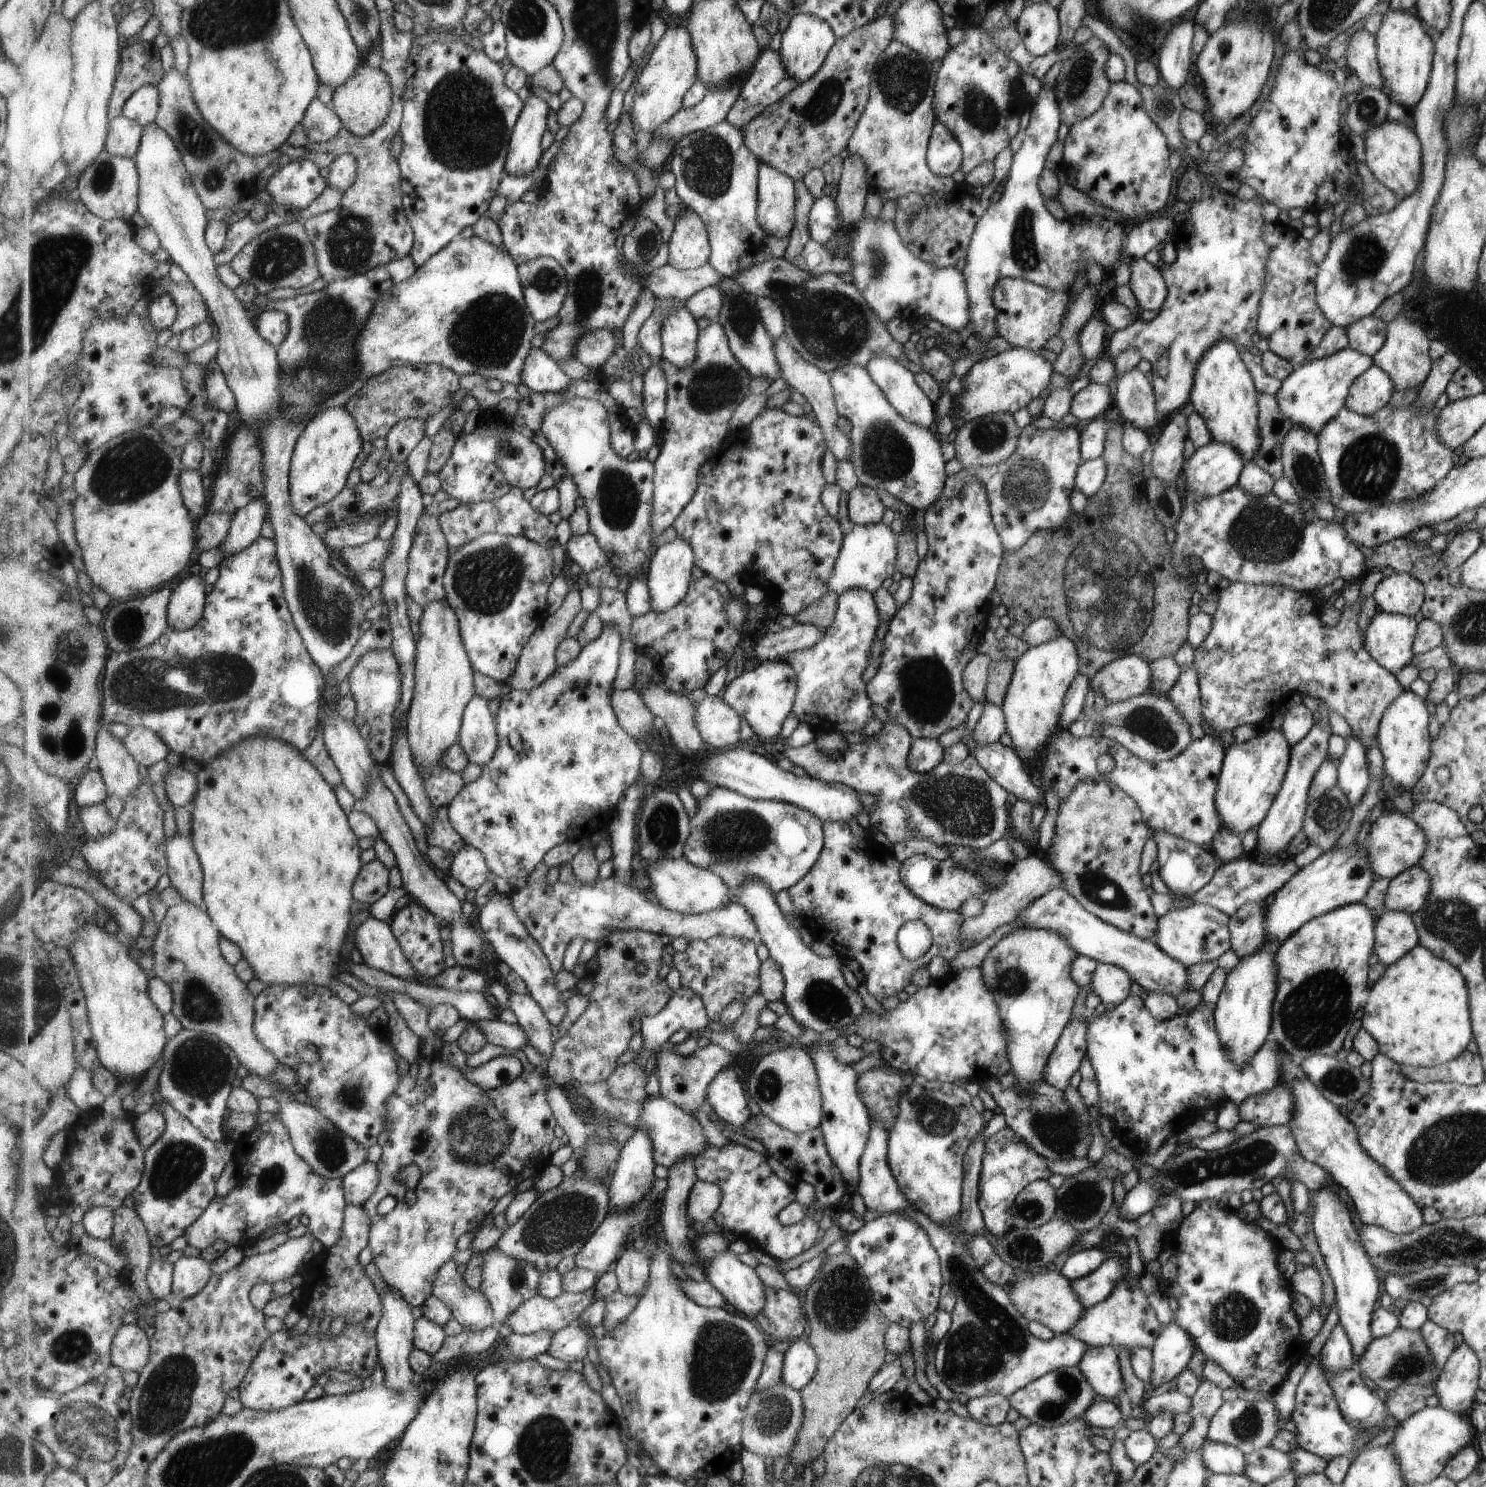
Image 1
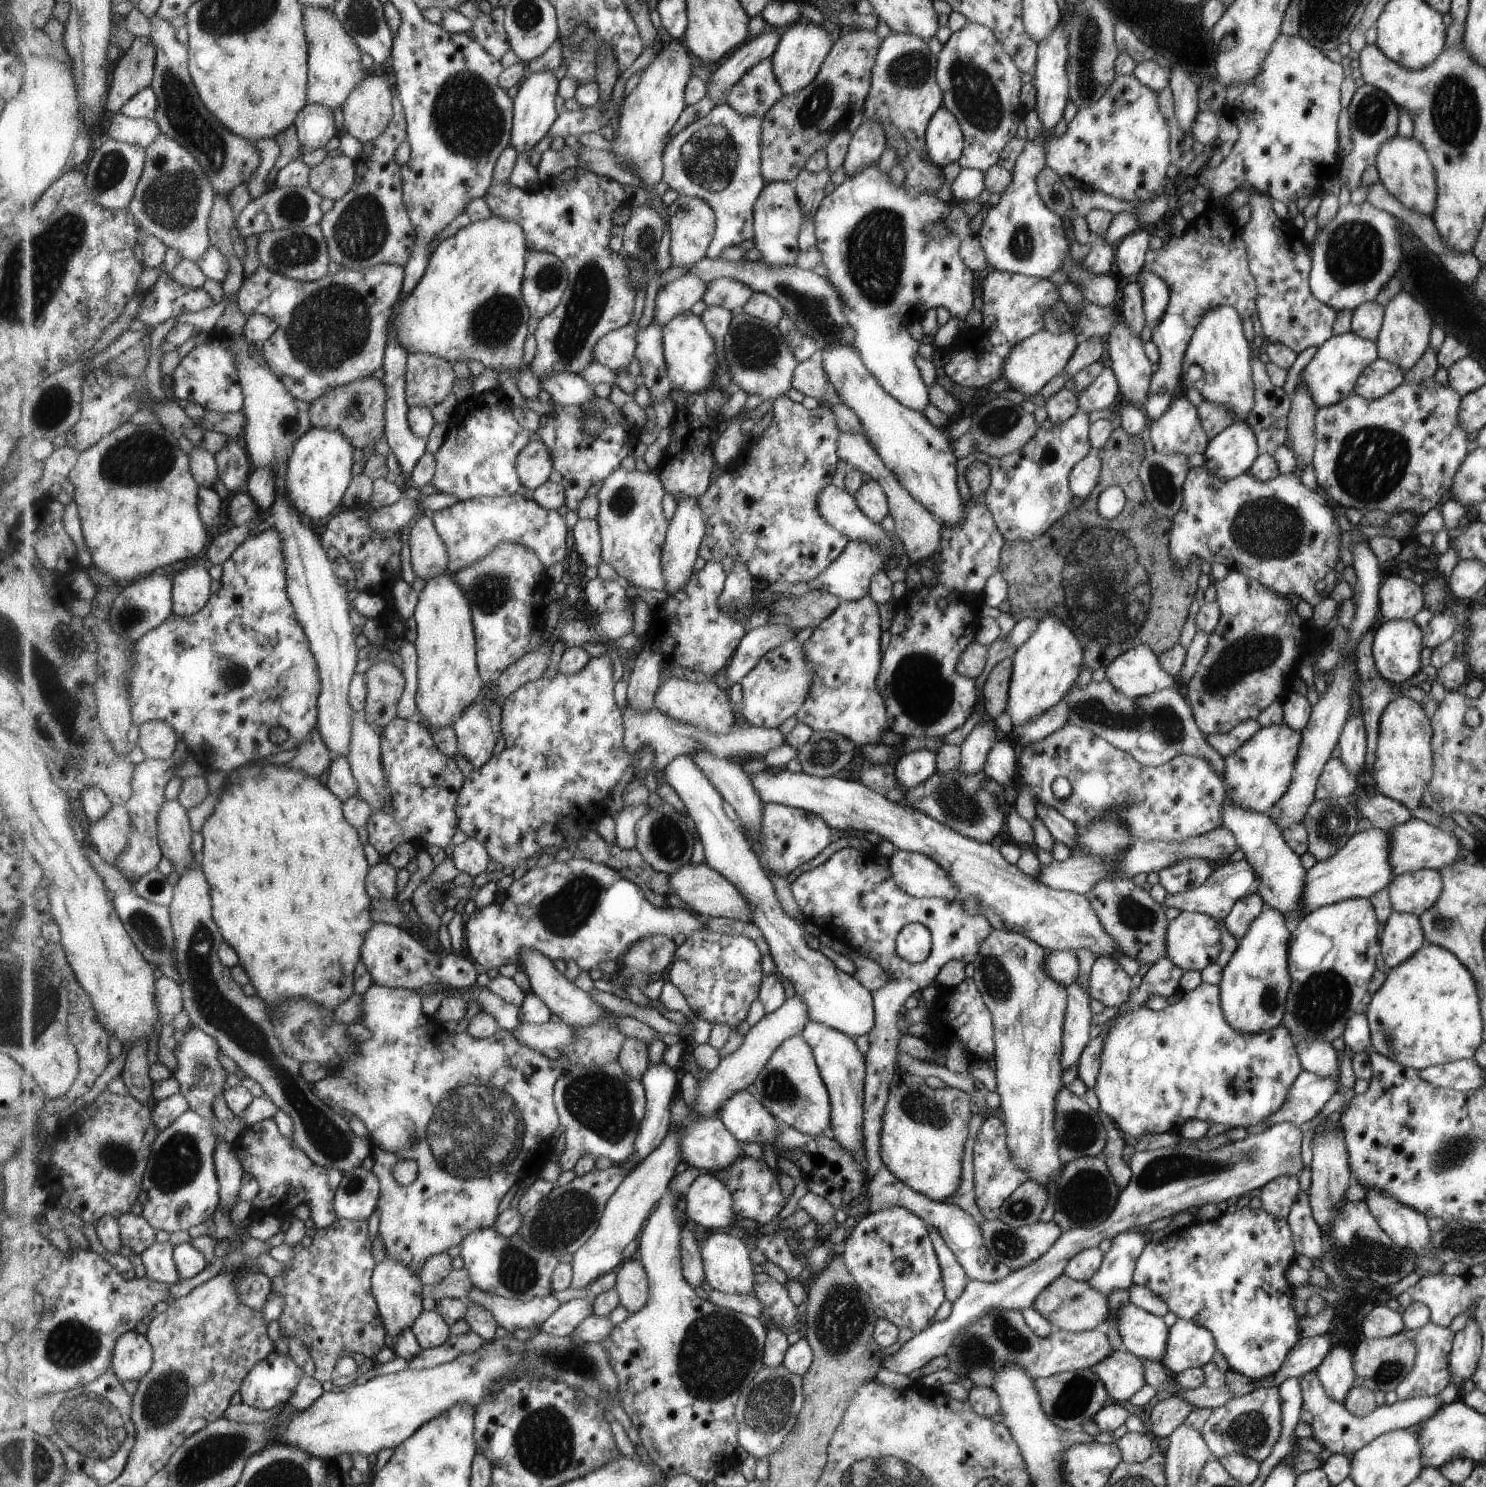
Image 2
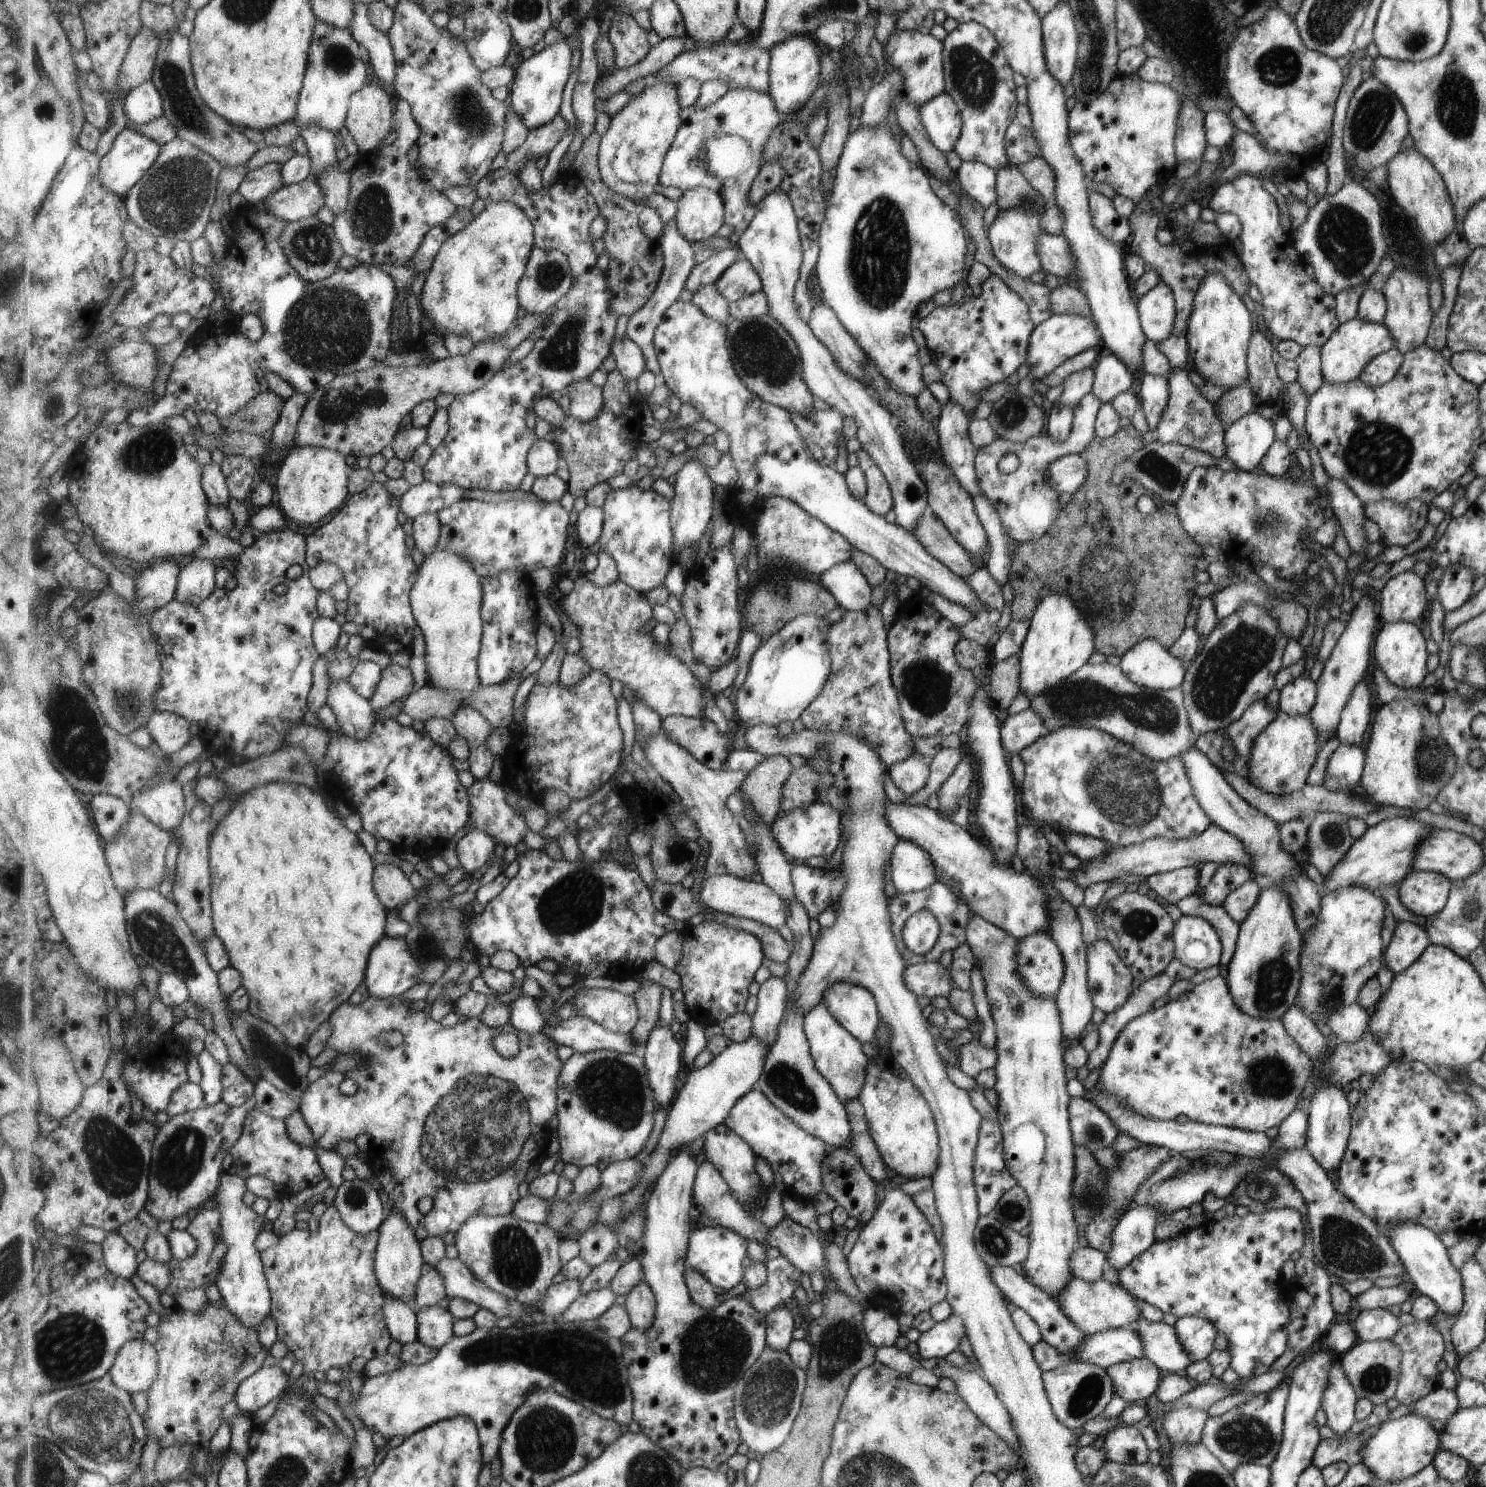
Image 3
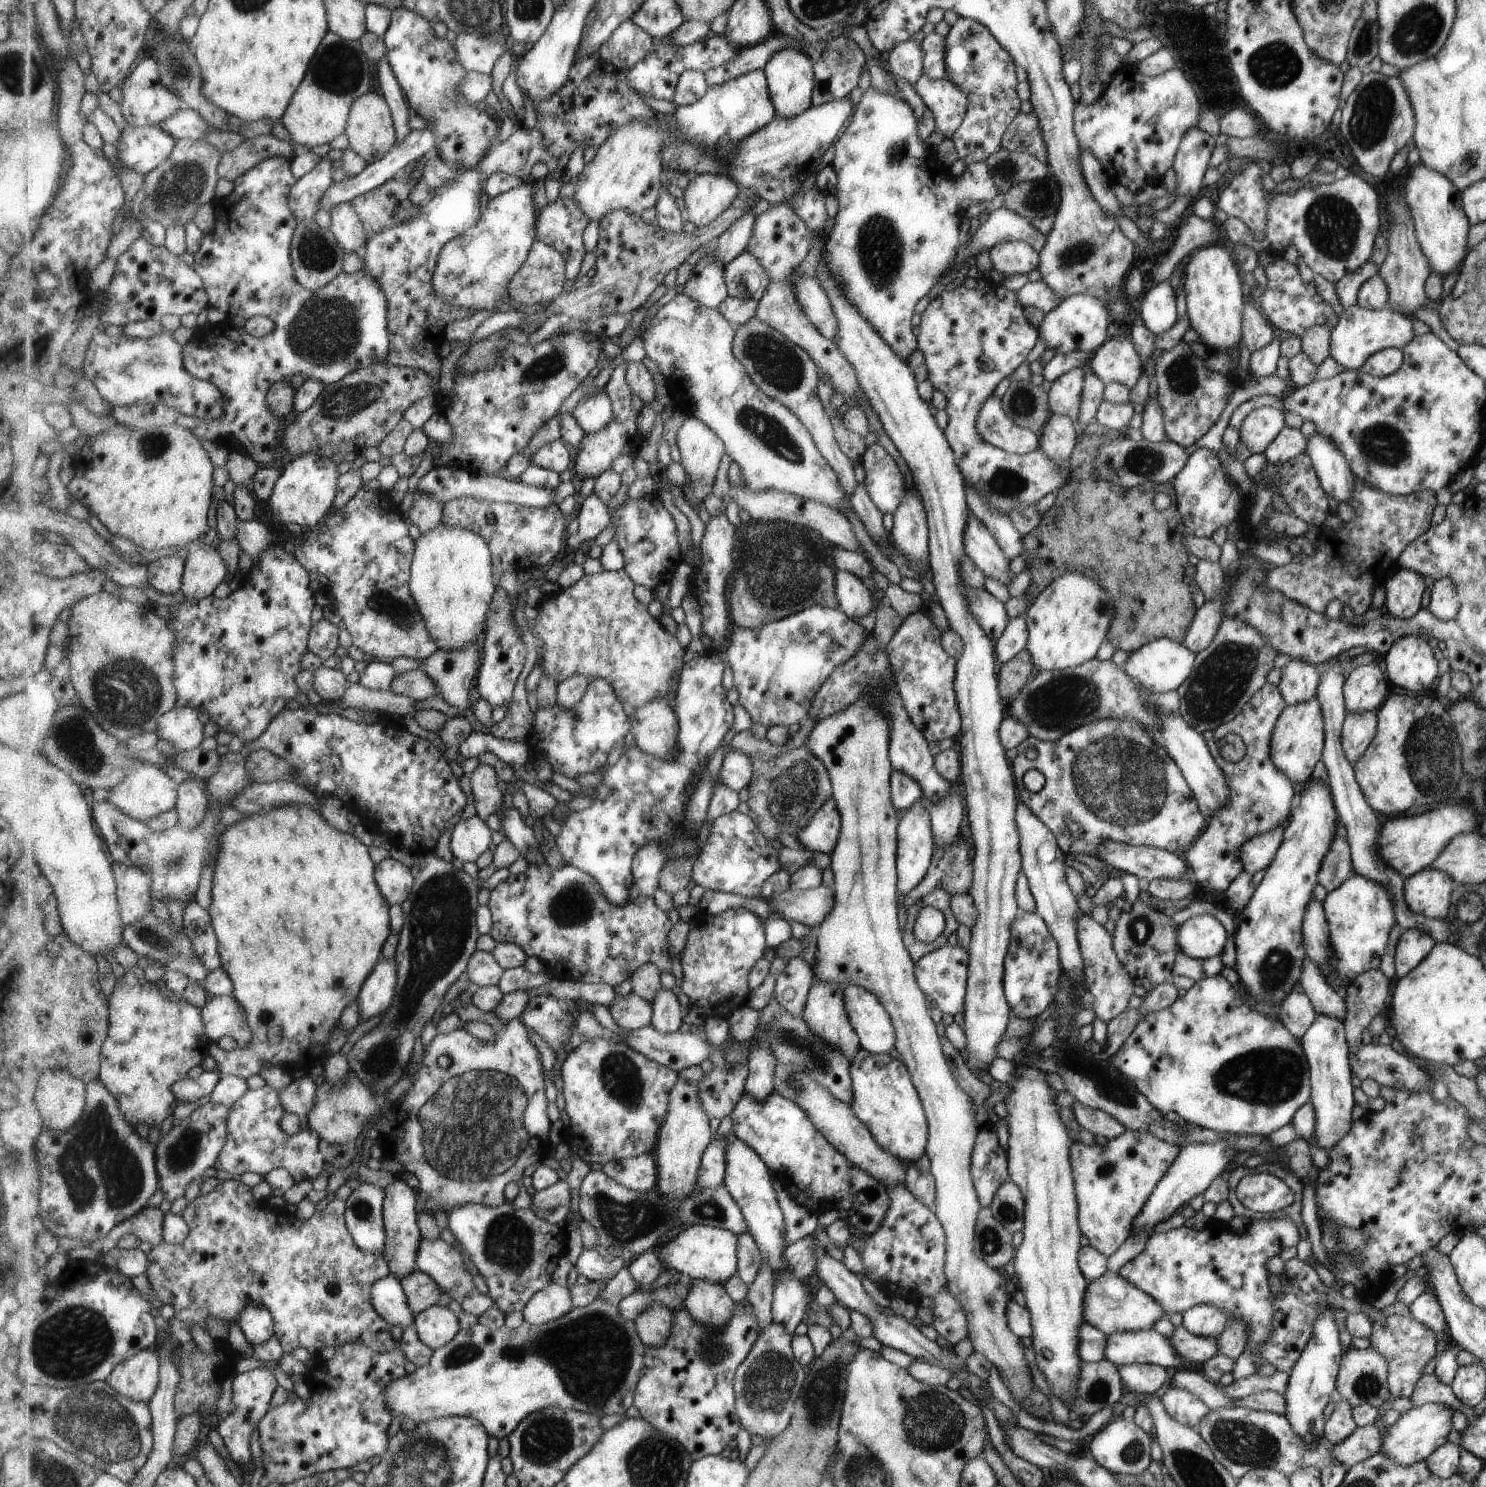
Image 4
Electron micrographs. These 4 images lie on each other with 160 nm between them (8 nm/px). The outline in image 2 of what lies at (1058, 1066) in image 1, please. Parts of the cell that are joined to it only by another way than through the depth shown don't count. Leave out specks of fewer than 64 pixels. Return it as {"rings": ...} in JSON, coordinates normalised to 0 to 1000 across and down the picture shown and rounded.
{"rings":[[[725,658],[717,664],[717,683],[715,687],[715,718],[725,714],[727,707],[733,701],[735,681],[734,670],[725,661]]]}

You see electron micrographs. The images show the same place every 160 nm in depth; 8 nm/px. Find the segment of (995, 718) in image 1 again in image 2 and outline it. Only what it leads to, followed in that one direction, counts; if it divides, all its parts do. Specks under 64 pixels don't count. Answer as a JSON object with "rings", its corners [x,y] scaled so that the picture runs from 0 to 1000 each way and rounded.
{"rings":[[[661,484],[656,488],[646,501],[645,514],[644,514],[645,521],[656,521],[661,518],[662,512],[669,500],[670,495],[671,491],[668,484]]]}

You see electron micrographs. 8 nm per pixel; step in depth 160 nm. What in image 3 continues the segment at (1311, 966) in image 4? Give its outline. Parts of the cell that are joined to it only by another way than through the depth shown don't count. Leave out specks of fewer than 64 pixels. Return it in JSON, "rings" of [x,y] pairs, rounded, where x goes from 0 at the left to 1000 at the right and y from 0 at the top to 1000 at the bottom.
{"rings":[[[913,675],[906,675],[904,678],[897,679],[892,686],[896,694],[904,701],[910,701],[917,698],[919,687],[920,681]]]}

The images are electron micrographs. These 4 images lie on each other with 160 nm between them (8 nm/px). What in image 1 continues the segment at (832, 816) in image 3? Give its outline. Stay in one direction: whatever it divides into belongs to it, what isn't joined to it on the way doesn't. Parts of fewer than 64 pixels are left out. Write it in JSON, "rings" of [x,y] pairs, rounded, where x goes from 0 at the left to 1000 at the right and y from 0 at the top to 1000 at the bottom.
{"rings":[[[480,529],[473,537],[468,537],[470,544],[465,550],[465,562],[461,569],[462,578],[468,582],[480,585],[492,597],[492,601],[497,604],[499,591],[503,589],[512,590],[519,596],[519,599],[531,599],[538,593],[550,580],[556,569],[556,558],[552,550],[536,541],[530,541],[524,538],[507,538],[489,529]]]}

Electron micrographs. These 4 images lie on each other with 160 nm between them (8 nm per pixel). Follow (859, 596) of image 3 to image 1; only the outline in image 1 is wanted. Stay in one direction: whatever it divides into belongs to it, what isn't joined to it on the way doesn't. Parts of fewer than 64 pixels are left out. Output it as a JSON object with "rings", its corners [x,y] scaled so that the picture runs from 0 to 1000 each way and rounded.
{"rings":[[[592,350],[589,353],[575,353],[573,358],[567,362],[557,395],[563,400],[575,395],[587,398],[593,395],[593,391],[597,387],[600,387],[601,378],[603,378],[602,360],[596,352]]]}

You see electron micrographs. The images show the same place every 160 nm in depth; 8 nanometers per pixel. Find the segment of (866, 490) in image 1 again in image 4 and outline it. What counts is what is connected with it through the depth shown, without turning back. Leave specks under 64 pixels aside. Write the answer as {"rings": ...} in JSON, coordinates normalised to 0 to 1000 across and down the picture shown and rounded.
{"rings":[[[590,298],[582,301],[578,310],[581,316],[580,325],[587,338],[593,346],[601,346],[610,331],[602,310]]]}

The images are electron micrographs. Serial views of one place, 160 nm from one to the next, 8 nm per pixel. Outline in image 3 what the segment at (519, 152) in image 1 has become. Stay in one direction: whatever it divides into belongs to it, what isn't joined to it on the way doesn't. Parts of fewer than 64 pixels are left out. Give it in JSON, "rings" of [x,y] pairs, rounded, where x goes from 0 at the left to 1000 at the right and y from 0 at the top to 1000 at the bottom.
{"rings":[[[379,26],[378,28],[360,35],[357,39],[350,41],[347,44],[347,54],[343,58],[342,68],[345,74],[353,79],[357,87],[368,84],[368,82],[371,82],[376,77],[379,70],[379,61],[384,51],[384,39],[386,39],[386,32],[384,33],[382,30],[382,26]]]}

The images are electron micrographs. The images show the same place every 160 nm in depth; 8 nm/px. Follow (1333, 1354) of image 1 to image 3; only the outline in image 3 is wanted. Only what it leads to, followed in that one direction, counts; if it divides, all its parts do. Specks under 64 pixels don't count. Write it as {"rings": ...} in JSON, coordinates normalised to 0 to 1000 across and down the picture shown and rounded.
{"rings":[[[901,917],[895,921],[895,931],[890,937],[890,950],[893,952],[892,959],[896,965],[902,966],[911,958],[912,939],[909,931],[902,923]]]}

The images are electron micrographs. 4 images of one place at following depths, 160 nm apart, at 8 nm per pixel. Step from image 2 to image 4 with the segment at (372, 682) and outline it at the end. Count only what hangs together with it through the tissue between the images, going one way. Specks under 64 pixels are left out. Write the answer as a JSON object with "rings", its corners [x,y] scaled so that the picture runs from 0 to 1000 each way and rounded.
{"rings":[[[281,450],[267,453],[262,463],[268,467],[273,467],[279,471],[290,469],[295,466],[292,457],[286,452]]]}

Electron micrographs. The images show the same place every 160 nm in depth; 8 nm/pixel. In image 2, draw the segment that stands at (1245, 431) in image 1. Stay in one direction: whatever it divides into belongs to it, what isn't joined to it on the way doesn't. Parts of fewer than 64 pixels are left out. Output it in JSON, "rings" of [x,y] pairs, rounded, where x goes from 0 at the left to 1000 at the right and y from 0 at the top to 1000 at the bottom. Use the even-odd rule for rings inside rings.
{"rings":[[[820,206],[812,208],[809,216],[803,222],[803,225],[799,233],[795,241],[795,256],[797,261],[805,261],[810,269],[824,273],[831,282],[838,282],[844,275],[843,253],[841,250],[841,233],[835,223],[836,213],[830,206]],[[806,246],[808,249],[807,257],[797,256],[799,249]]]}

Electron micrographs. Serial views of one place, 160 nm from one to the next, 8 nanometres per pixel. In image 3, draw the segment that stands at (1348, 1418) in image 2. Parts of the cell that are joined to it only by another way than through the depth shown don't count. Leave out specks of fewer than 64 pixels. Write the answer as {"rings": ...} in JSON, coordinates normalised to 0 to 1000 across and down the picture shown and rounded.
{"rings":[[[970,933],[965,934],[960,939],[957,939],[950,946],[949,951],[960,952],[963,956],[974,956],[982,947],[980,940],[978,935]]]}

